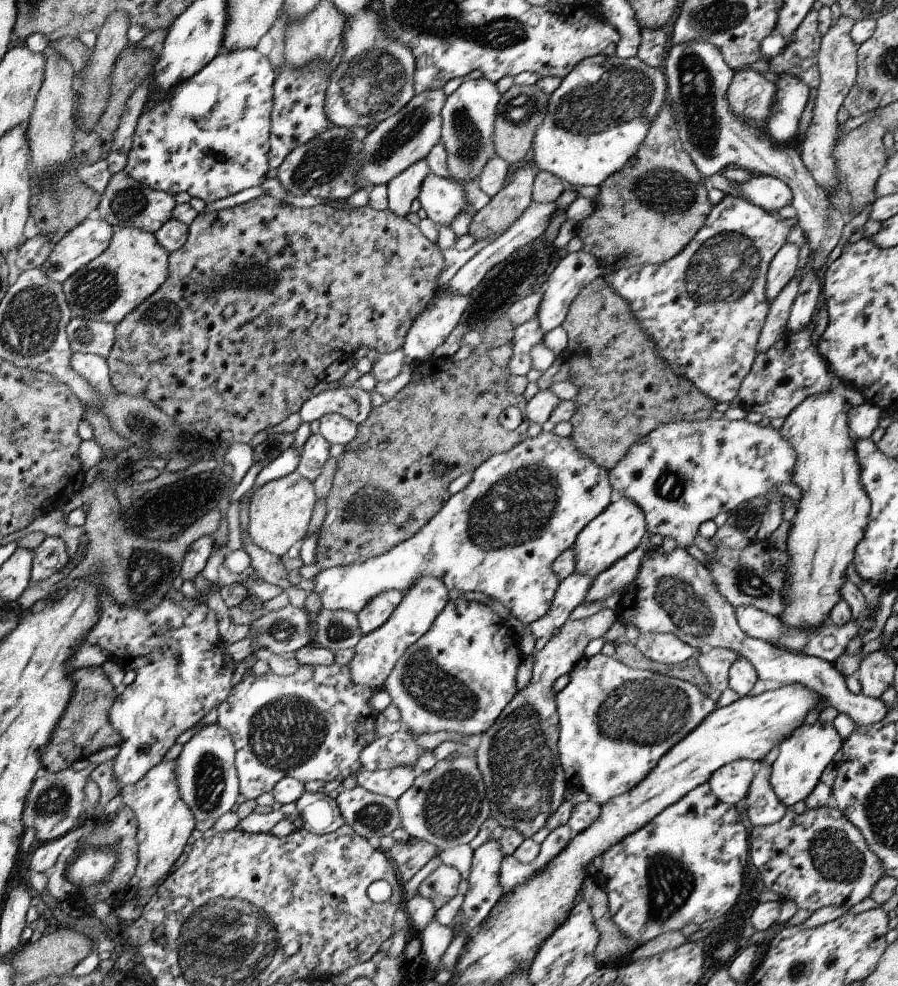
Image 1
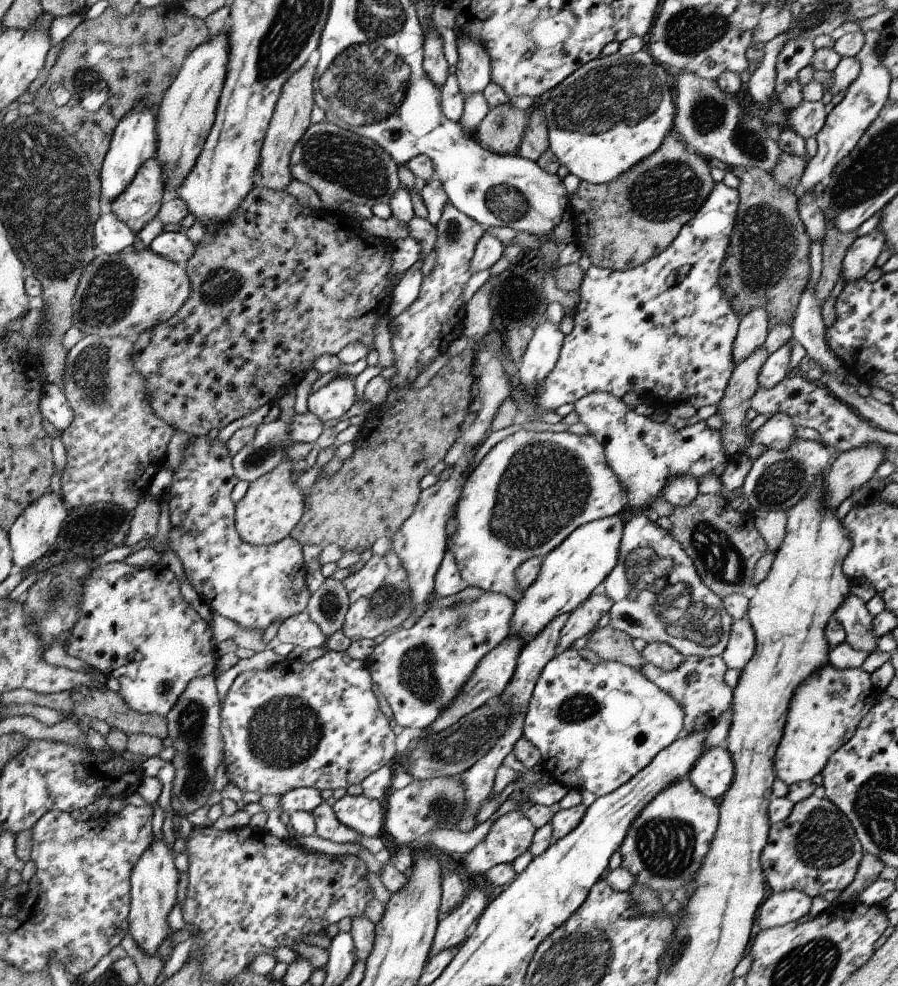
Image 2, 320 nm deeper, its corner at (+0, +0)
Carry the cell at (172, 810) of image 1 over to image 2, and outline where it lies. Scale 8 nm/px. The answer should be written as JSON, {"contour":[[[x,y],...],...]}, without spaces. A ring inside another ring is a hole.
{"contour":[[[164,838],[154,839],[153,845],[142,854],[142,862],[134,866],[134,914],[130,914],[129,935],[146,954],[157,955],[166,938],[172,935],[168,914],[176,906],[178,898],[178,870],[170,850]]]}

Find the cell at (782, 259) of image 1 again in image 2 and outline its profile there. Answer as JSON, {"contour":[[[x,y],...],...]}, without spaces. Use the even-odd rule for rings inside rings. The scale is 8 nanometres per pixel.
{"contour":[[[756,306],[741,318],[732,352],[735,366],[744,362],[754,350],[764,345],[769,330],[768,312],[764,306]]]}

